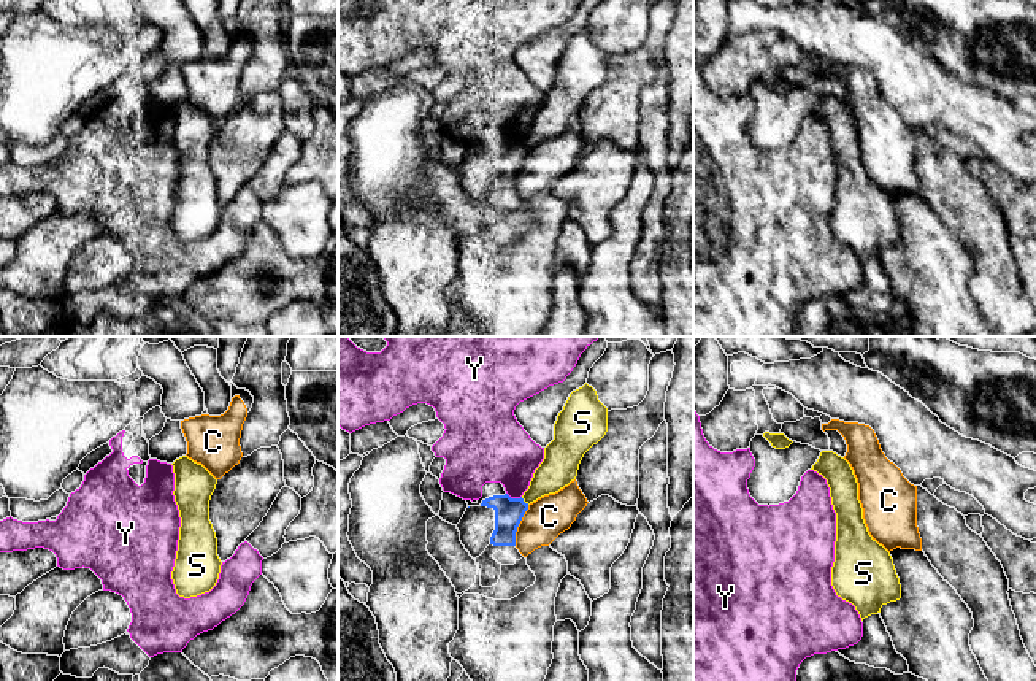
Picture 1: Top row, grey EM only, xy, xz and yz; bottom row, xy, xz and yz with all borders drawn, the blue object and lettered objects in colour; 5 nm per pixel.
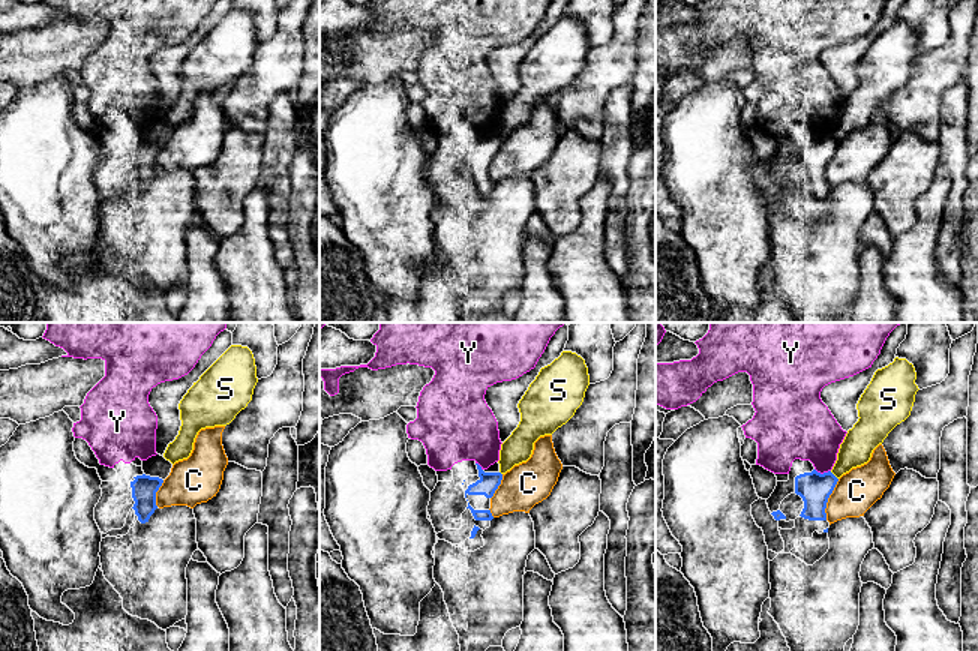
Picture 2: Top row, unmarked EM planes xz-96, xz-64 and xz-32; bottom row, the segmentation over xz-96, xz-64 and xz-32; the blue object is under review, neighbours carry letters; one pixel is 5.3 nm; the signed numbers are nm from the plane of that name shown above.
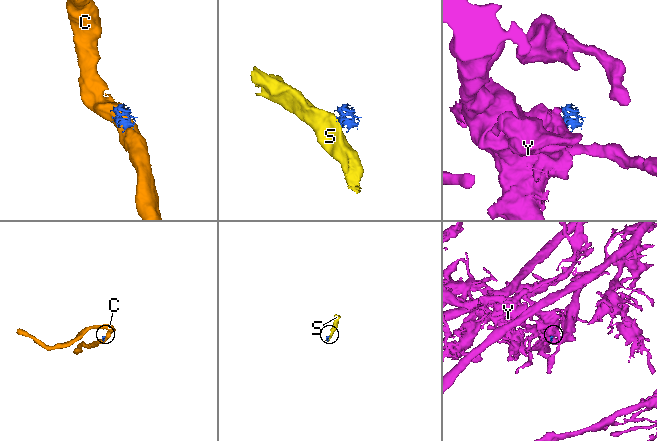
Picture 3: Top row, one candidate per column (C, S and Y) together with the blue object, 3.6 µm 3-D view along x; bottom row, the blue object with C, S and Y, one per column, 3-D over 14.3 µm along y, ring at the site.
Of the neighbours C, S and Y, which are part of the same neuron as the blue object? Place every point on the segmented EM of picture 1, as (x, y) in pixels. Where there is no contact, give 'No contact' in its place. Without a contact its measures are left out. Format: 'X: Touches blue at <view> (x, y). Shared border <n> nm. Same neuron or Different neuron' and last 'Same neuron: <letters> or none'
C: Touches blue at xz (518, 526). Shared border 220 nm. Different neuron
S: Touches blue at xz (524, 502). Shared border 60 nm. Different neuron
Y: Touches blue at xz (514, 499). Shared border 80 nm. Different neuron
Same neuron: none

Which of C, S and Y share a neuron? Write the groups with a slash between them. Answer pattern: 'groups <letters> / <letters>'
groups C / S Y

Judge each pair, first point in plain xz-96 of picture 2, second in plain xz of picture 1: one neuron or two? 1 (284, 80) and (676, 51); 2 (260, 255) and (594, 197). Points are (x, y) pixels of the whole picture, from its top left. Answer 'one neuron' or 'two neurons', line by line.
1: two neurons
2: two neurons

